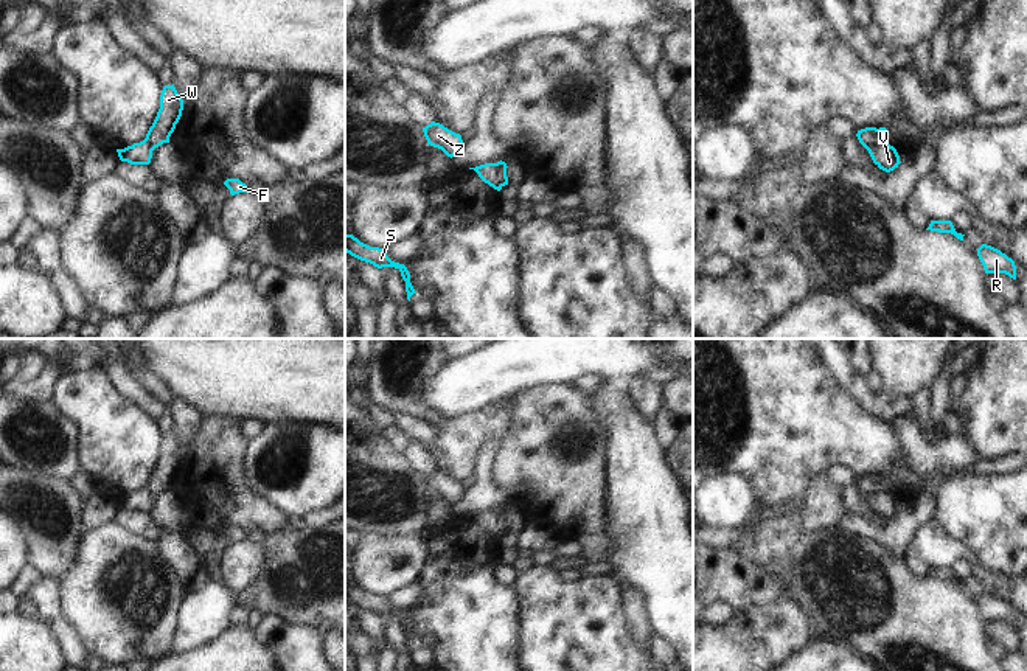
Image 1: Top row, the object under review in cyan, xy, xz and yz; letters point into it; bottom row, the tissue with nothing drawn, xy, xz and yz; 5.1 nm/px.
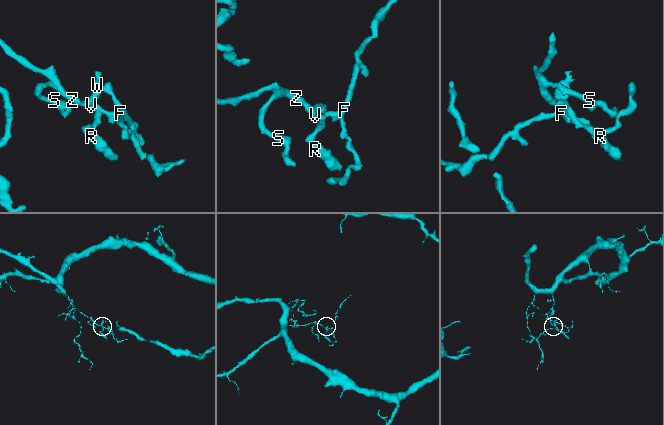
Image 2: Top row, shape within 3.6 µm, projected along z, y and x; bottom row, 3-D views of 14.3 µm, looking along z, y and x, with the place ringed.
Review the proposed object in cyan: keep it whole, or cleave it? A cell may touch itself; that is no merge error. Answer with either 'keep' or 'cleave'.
cleave

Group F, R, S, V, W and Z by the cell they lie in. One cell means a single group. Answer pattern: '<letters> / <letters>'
F R S V Z / W

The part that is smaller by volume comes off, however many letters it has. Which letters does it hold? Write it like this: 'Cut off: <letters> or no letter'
Cut off: W

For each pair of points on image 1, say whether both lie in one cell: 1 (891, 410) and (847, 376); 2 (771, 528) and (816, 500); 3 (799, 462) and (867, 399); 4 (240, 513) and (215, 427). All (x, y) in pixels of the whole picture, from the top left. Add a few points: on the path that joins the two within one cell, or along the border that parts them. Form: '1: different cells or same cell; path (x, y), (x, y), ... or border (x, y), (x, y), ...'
1: same cell; path (880, 404), (875, 404), (858, 387)
2: same cell; path (782, 528), (791, 525), (805, 511)
3: different cells; border (836, 378), (836, 382), (869, 413), (887, 423)
4: same cell; path (235, 491), (226, 466), (215, 455), (215, 449)

